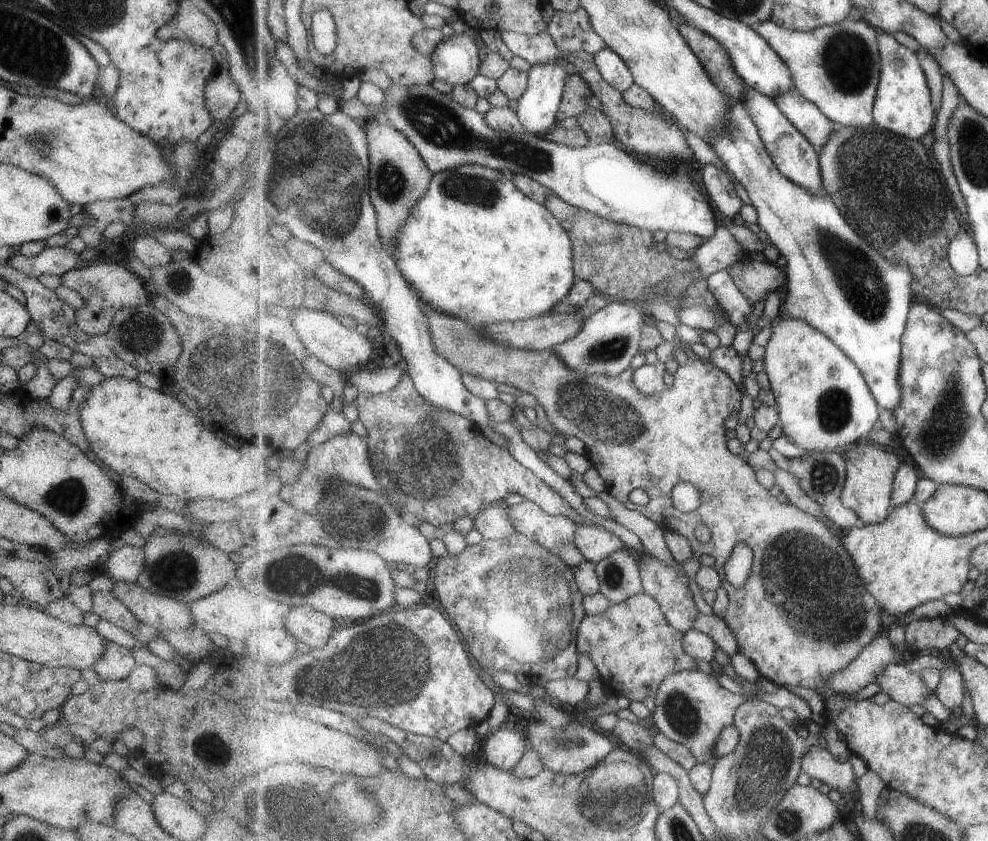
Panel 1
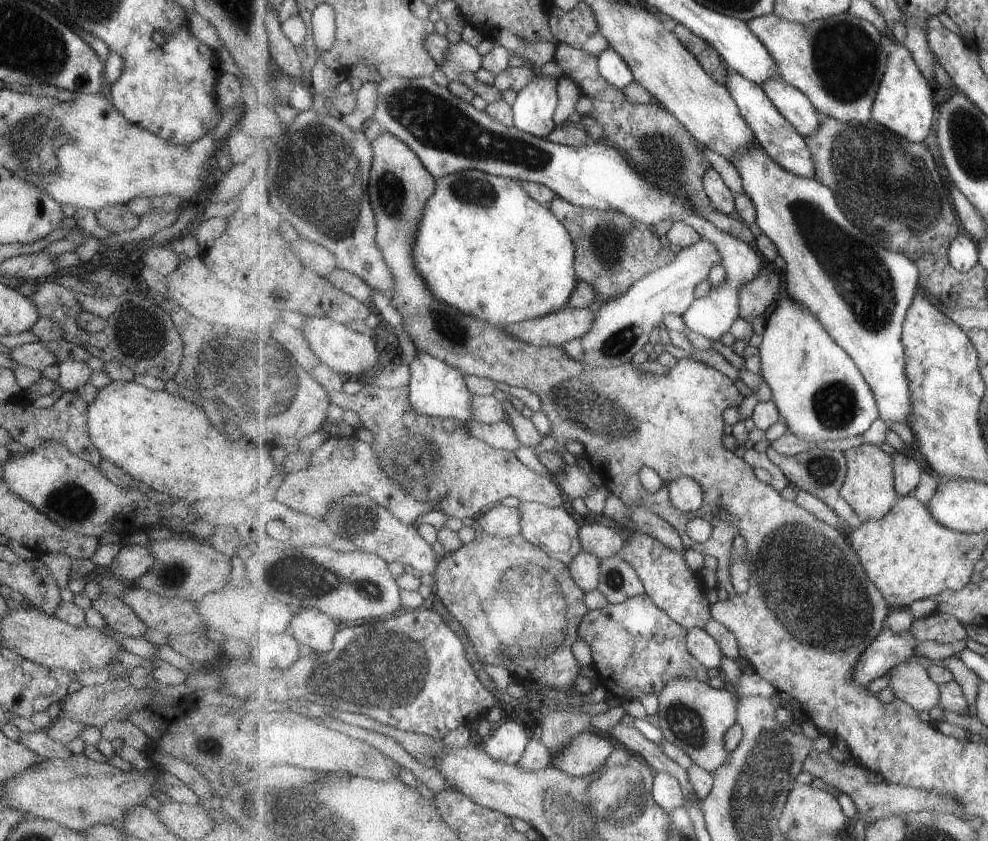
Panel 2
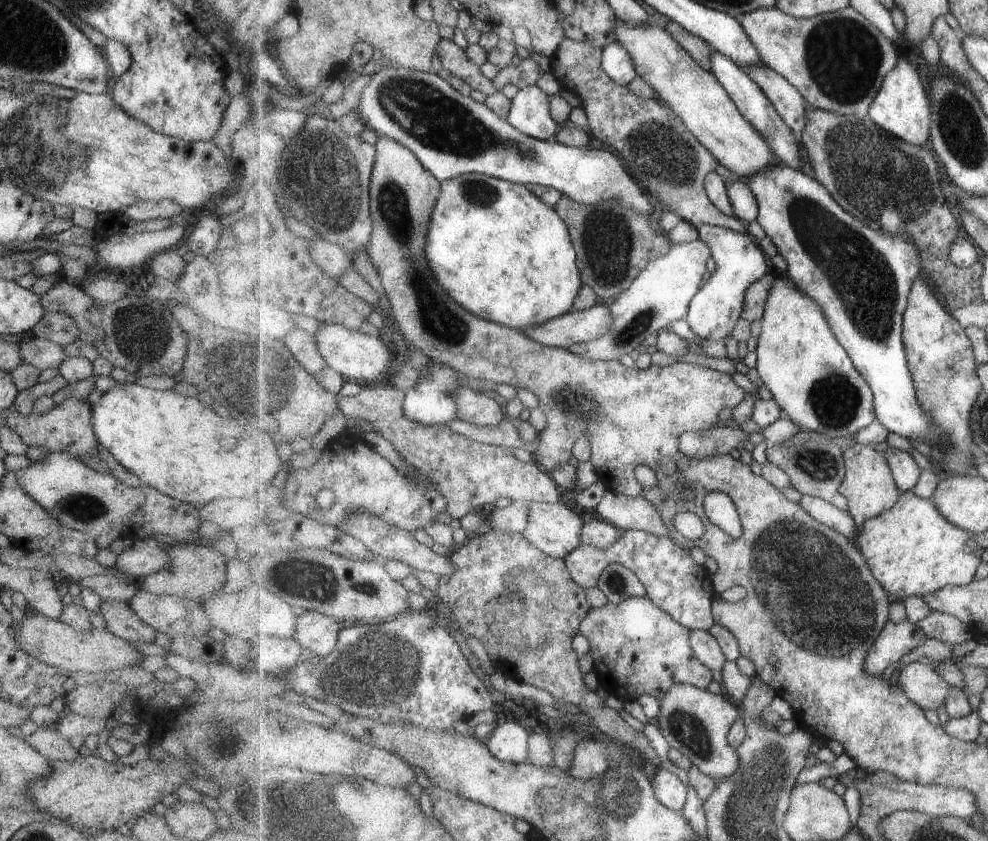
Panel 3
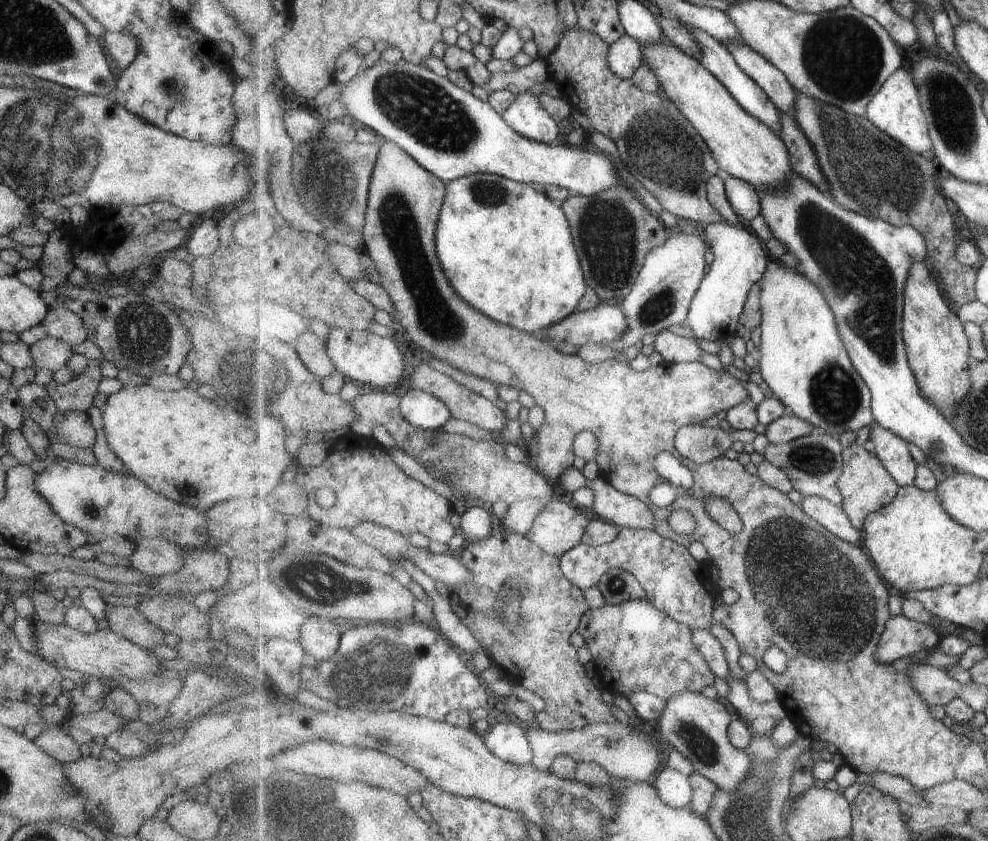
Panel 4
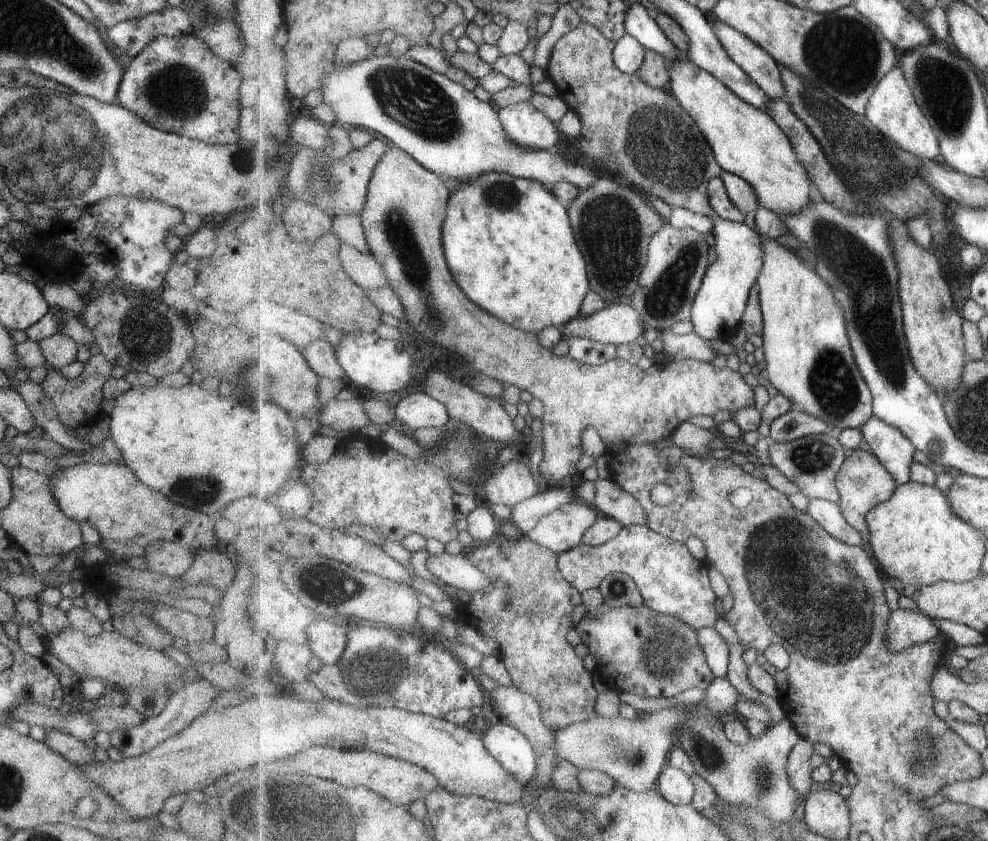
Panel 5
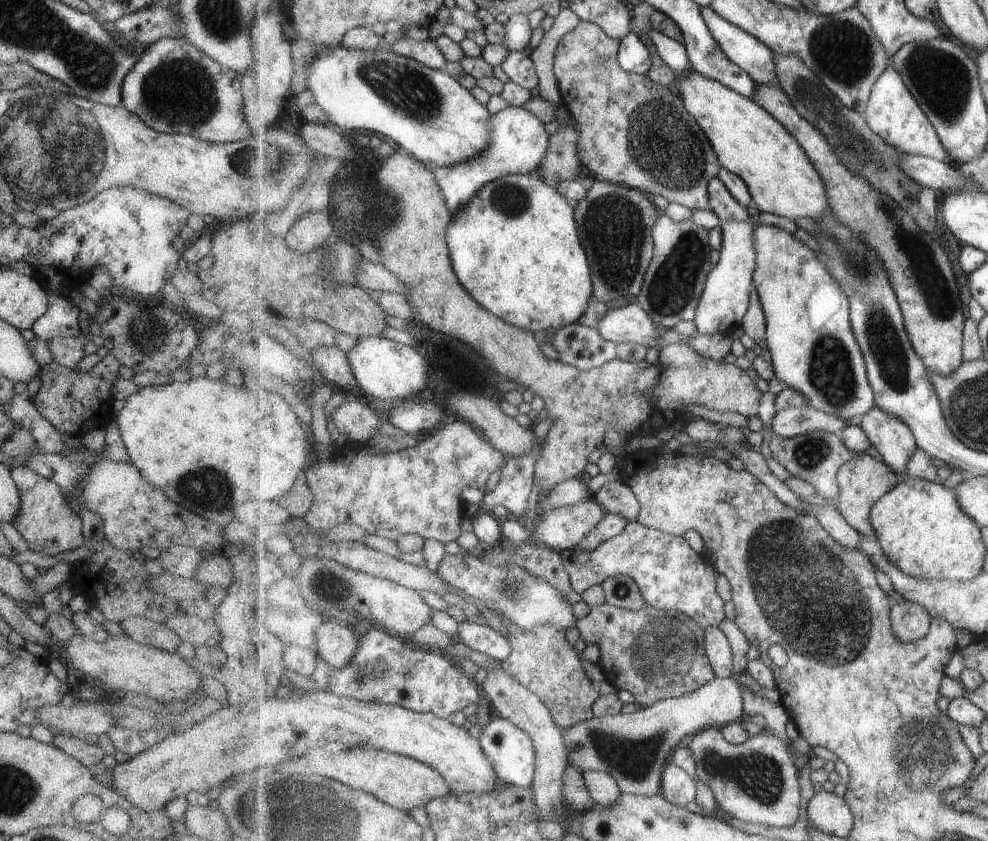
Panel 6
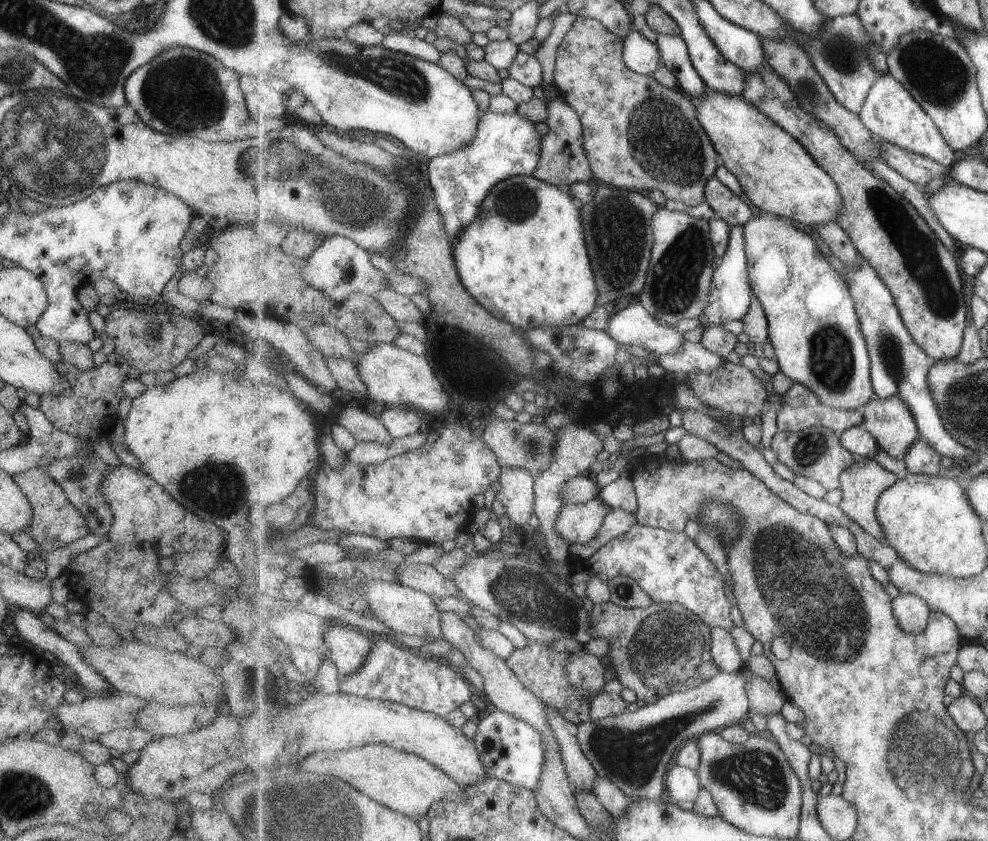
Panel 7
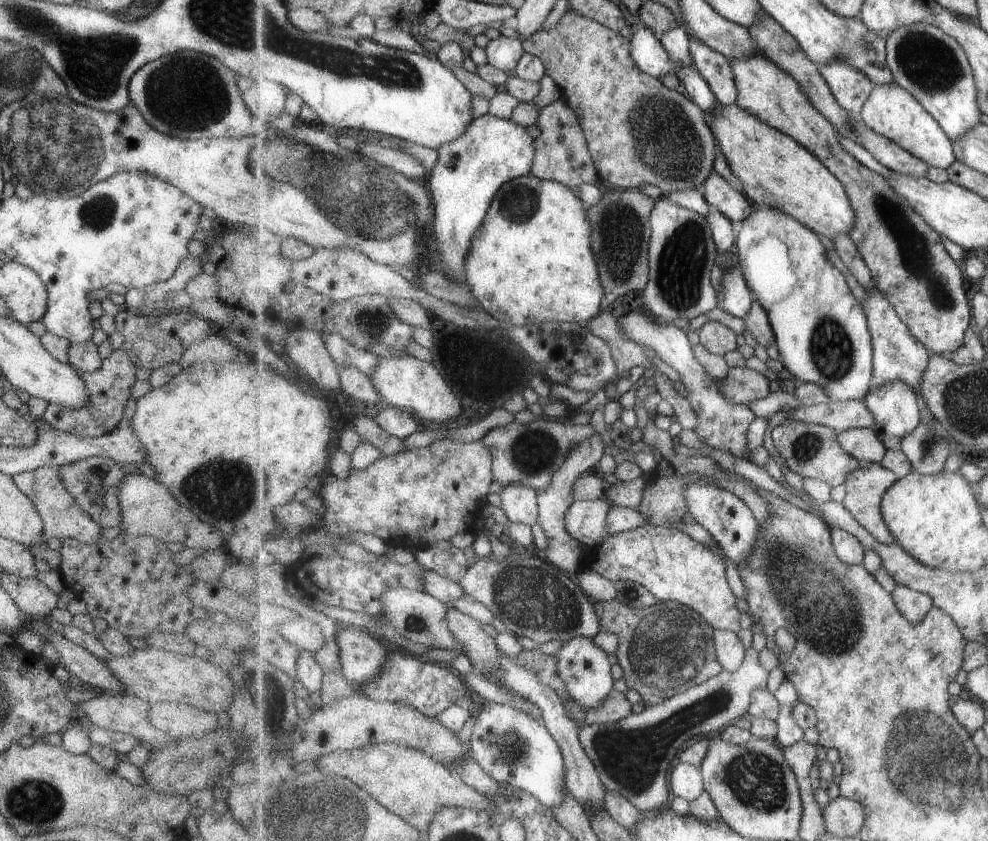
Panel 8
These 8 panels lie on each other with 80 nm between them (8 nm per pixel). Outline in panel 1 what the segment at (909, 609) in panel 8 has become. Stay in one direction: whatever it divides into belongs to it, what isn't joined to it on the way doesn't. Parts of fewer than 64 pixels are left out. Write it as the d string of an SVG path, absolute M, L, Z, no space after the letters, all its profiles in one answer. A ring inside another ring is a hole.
M880 636L867 645L862 654L846 669L830 674L826 683L837 693L850 695L875 682L883 669L897 662L902 662L899 650L891 644L887 636Z

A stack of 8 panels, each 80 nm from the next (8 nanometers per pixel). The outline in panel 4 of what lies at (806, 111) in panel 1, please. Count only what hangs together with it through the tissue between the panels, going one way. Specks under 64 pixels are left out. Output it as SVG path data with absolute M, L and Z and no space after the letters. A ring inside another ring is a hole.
M730 41L727 48L735 57L737 64L771 97L780 112L798 122L796 116L798 92L787 75L747 44L741 45L736 41Z

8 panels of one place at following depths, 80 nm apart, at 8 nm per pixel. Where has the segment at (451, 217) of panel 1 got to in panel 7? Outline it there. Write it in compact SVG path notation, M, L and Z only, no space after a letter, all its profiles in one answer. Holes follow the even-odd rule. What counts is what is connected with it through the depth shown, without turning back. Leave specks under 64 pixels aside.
M533 175L498 182L483 203L482 212L454 242L454 259L463 284L492 315L523 331L583 322L595 310L600 294L581 220L581 205L566 188Z

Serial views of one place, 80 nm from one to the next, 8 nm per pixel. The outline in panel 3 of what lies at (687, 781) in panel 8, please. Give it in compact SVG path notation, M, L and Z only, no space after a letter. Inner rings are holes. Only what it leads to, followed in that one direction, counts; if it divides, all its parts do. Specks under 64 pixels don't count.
M661 768L654 776L653 783L659 802L662 802L667 808L676 811L682 810L685 800L689 796L689 788L681 782L681 778L677 774Z

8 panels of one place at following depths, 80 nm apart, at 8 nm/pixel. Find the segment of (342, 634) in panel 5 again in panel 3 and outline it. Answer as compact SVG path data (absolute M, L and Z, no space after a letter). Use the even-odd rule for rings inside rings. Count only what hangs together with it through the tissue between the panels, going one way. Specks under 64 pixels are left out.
M307 611L297 619L294 637L311 655L317 652L317 656L325 656L335 650L341 629L340 621L333 616Z

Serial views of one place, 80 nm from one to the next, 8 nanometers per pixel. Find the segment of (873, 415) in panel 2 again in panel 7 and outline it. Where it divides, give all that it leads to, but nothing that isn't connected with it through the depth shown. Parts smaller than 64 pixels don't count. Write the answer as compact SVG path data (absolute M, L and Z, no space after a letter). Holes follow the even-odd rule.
M765 213L759 218L750 220L744 225L746 251L748 254L749 263L749 276L752 284L752 289L757 298L763 303L765 307L767 318L770 320L770 342L774 347L775 360L779 366L781 373L788 376L795 383L801 383L807 385L814 393L817 393L819 400L824 405L847 410L862 410L863 407L873 398L875 398L876 392L874 391L874 384L872 382L872 362L870 359L869 343L866 341L866 336L862 331L862 322L860 321L855 299L850 291L850 286L846 281L845 276L841 276L827 260L825 254L821 254L821 250L817 248L815 240L811 238L808 231L802 232L795 228L795 226L789 226L783 222L783 218L779 215L773 215L772 213Z

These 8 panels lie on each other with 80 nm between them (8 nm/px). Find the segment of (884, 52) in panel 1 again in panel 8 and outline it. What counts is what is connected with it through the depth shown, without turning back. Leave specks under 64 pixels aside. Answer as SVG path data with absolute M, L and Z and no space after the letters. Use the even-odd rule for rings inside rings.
M897 83L877 85L858 116L871 130L894 140L905 150L933 167L945 168L947 171L958 160L954 151L954 142L947 136L946 130L943 130L914 94Z

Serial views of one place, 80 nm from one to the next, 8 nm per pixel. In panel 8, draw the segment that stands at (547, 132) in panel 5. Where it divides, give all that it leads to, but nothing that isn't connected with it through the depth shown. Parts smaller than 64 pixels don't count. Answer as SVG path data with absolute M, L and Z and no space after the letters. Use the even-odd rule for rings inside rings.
M490 112L476 118L461 138L439 150L429 179L434 206L433 230L451 282L466 278L466 258L476 230L487 220L493 197L507 181L532 174L536 152L536 140L531 138L526 126Z

